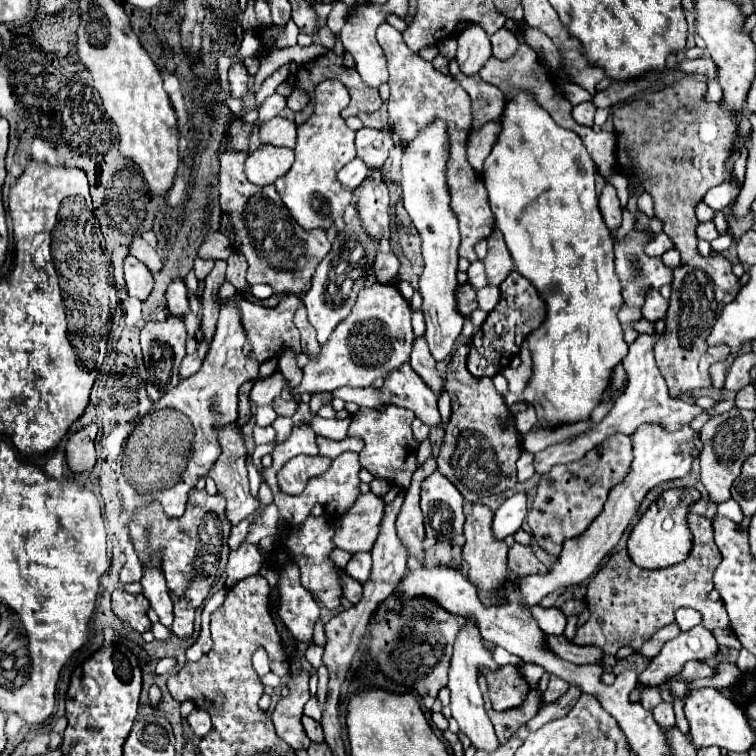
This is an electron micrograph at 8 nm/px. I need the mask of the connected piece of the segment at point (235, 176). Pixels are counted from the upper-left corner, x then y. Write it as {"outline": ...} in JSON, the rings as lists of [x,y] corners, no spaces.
{"outline":[[[224,151],[220,157],[220,207],[232,215],[234,241],[232,247],[240,251],[248,261],[248,283],[268,283],[274,293],[306,295],[314,269],[330,253],[332,243],[326,231],[304,231],[288,213],[286,205],[278,197],[274,185],[258,187],[250,183],[244,175],[246,151]]]}

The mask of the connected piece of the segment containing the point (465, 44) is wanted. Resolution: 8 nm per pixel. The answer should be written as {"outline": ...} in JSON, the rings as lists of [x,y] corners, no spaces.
{"outline":[[[472,23],[458,35],[456,61],[460,69],[464,69],[464,75],[468,77],[476,75],[490,57],[492,57],[490,37],[478,23]]]}

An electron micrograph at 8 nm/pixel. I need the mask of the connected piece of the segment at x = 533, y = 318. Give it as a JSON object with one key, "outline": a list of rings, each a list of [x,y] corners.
{"outline":[[[510,273],[506,281],[500,285],[502,299],[500,303],[488,313],[484,325],[470,341],[470,353],[468,353],[468,369],[474,377],[494,377],[504,365],[508,365],[518,353],[522,341],[542,325],[546,317],[546,303],[538,295],[536,287],[524,279],[520,273]]]}

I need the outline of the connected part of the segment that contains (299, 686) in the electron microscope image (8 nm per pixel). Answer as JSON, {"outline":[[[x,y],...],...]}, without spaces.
{"outline":[[[300,669],[294,679],[288,679],[286,687],[290,689],[290,695],[278,701],[274,713],[272,713],[272,723],[276,727],[276,733],[280,739],[284,739],[292,749],[308,749],[310,739],[302,727],[302,711],[304,703],[310,699],[308,691],[308,679],[310,671]]]}

